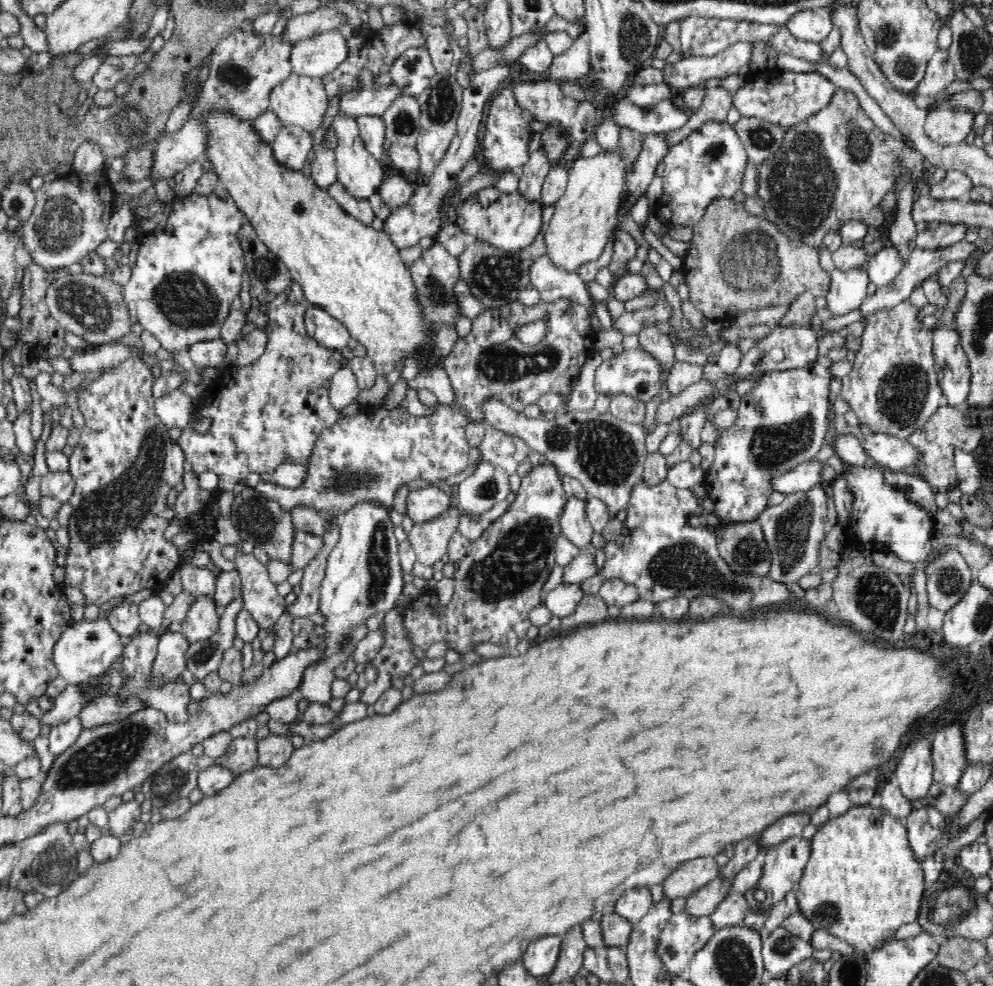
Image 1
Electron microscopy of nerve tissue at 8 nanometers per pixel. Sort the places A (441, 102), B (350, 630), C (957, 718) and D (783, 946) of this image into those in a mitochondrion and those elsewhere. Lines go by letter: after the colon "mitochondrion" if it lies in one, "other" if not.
A: mitochondrion
B: mitochondrion
C: other
D: mitochondrion

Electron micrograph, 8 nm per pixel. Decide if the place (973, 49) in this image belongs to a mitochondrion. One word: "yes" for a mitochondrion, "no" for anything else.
yes

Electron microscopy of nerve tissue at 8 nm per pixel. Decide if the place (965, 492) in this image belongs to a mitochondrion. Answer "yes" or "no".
no

